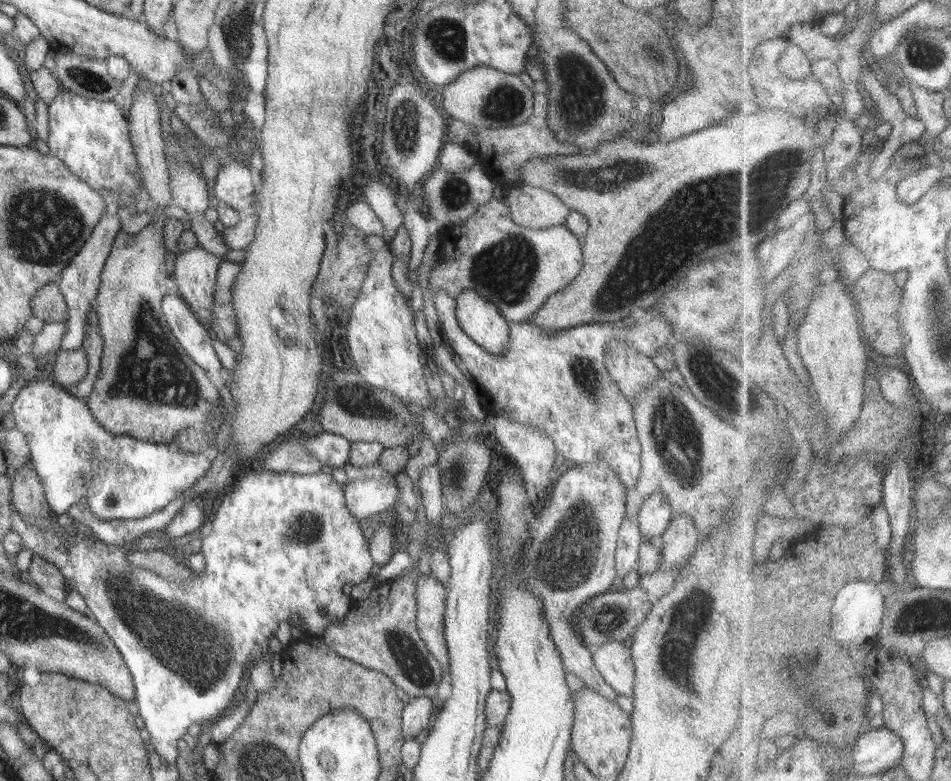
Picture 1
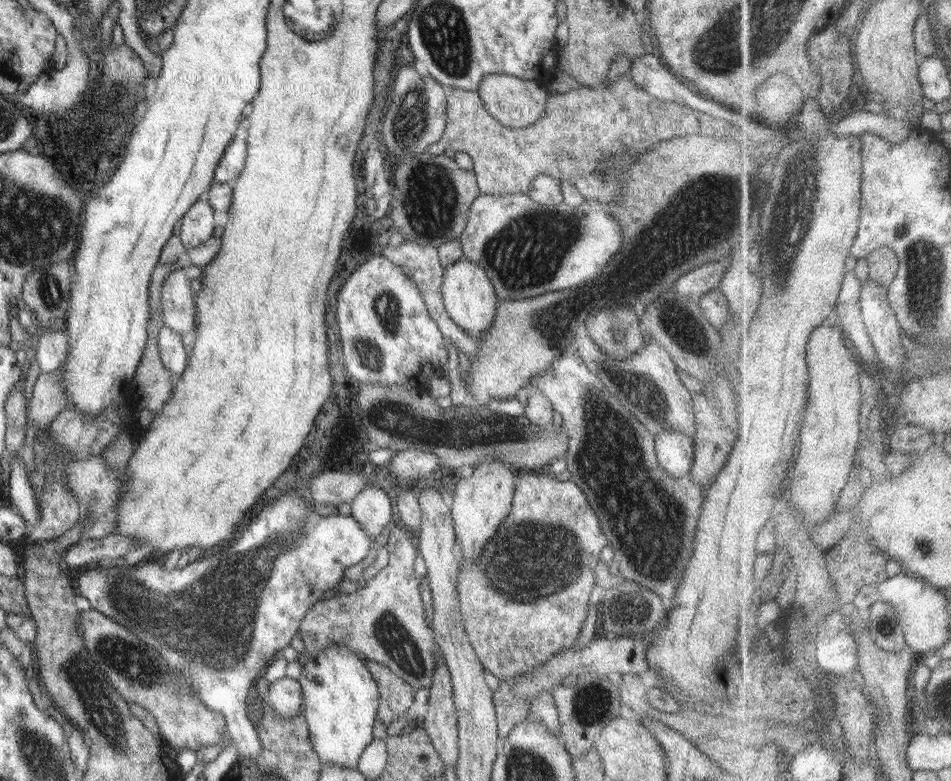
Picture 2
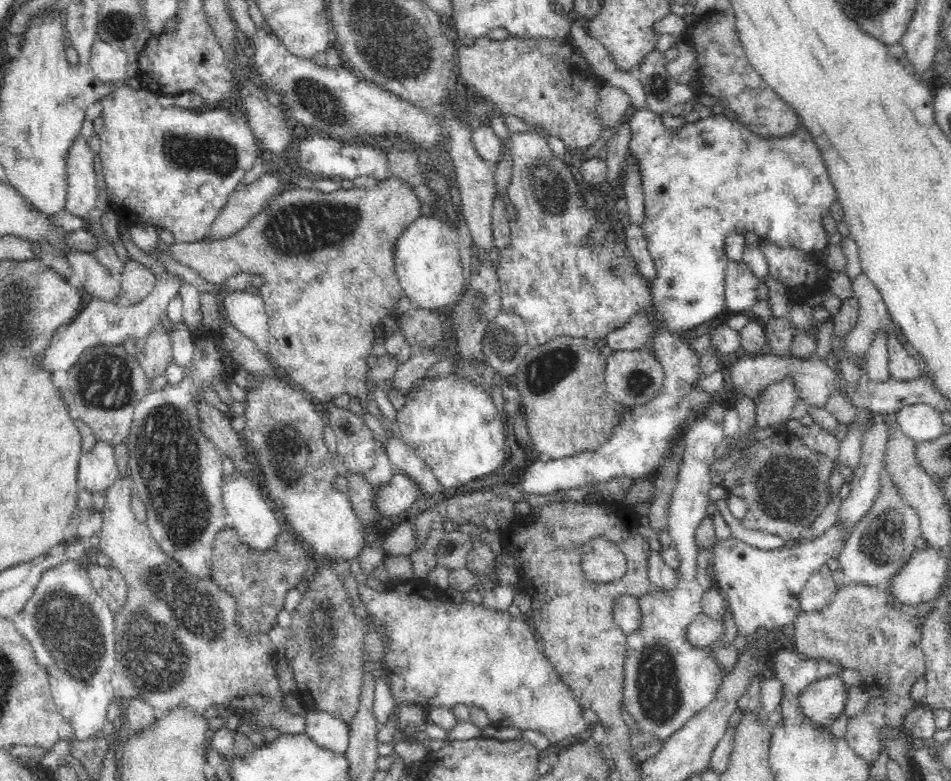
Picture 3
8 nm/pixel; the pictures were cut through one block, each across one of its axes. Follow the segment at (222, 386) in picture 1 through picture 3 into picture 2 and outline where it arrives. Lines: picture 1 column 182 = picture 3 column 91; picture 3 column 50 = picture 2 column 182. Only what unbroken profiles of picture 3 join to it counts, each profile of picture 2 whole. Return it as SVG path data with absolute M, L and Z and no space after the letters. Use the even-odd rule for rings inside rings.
M162 326L157 338L162 364L175 376L182 374L189 361L186 341L172 328Z

